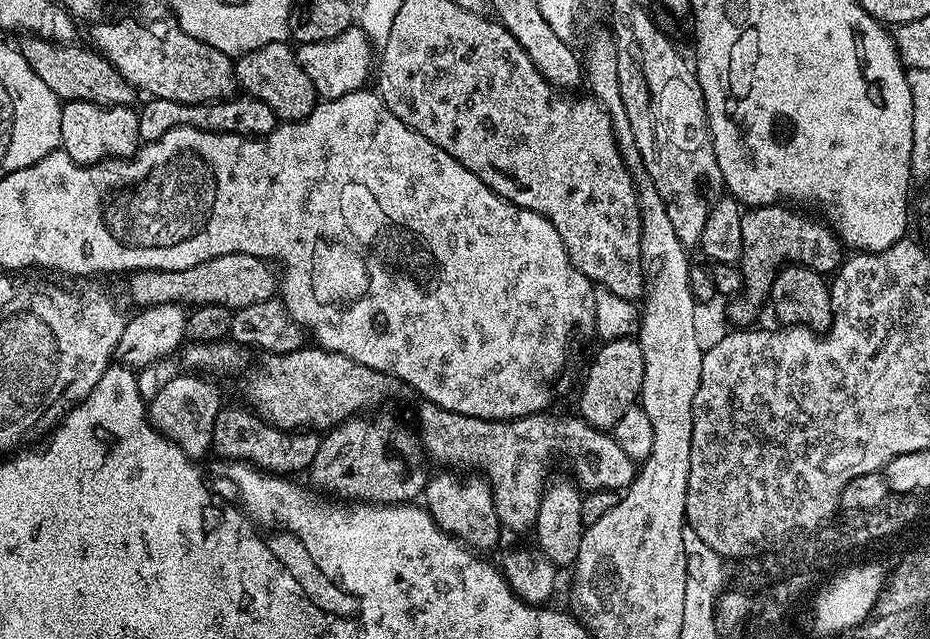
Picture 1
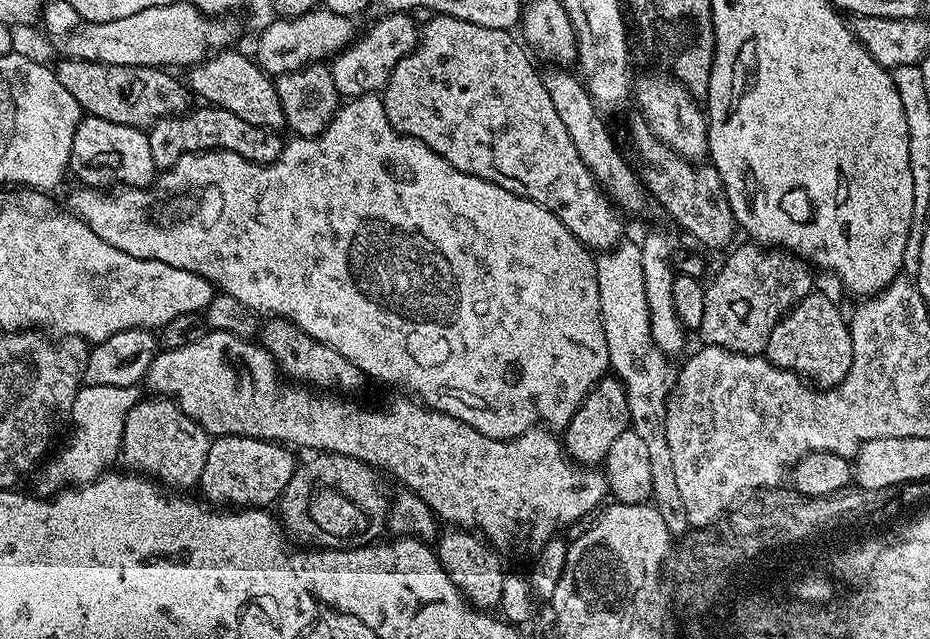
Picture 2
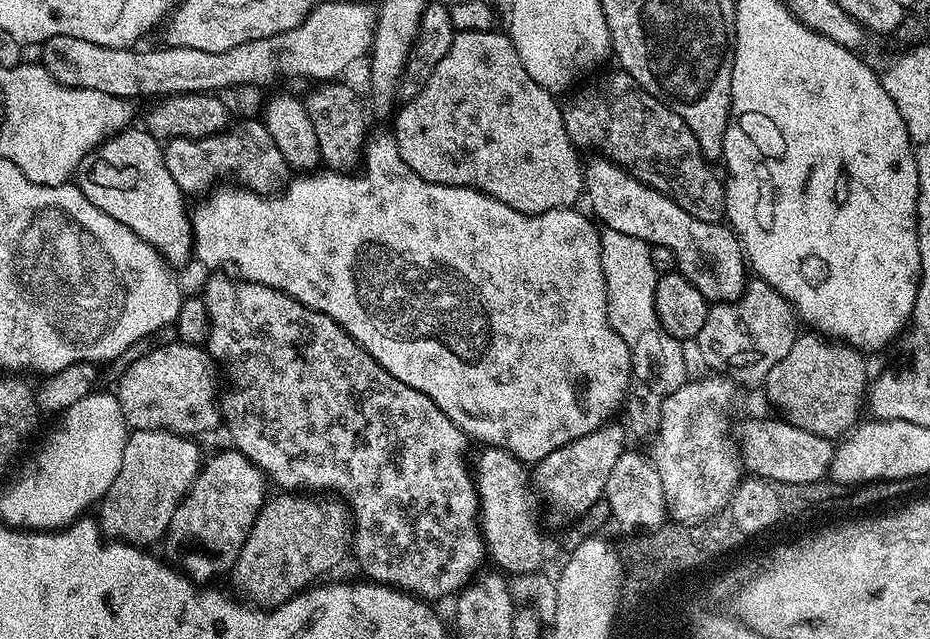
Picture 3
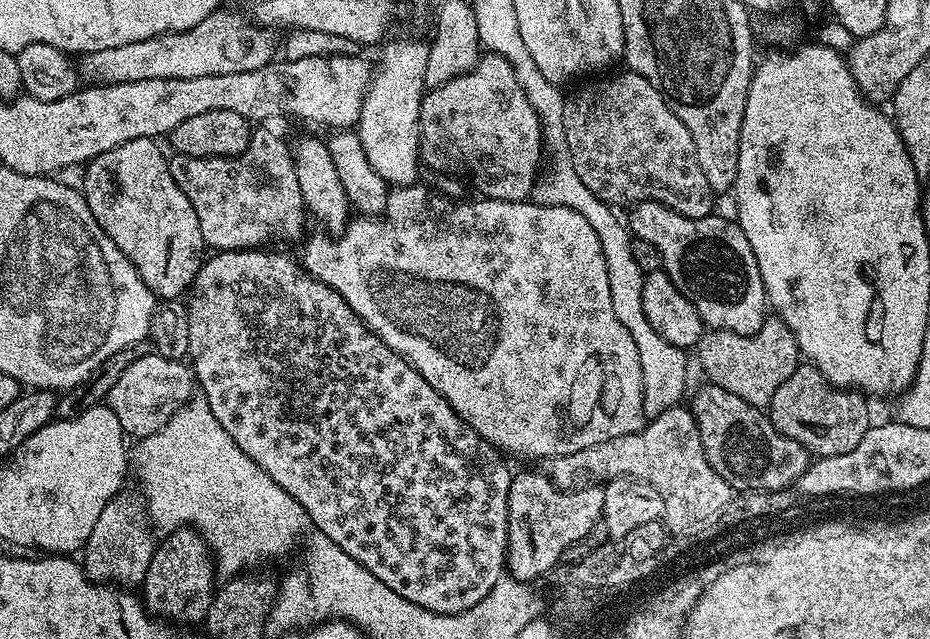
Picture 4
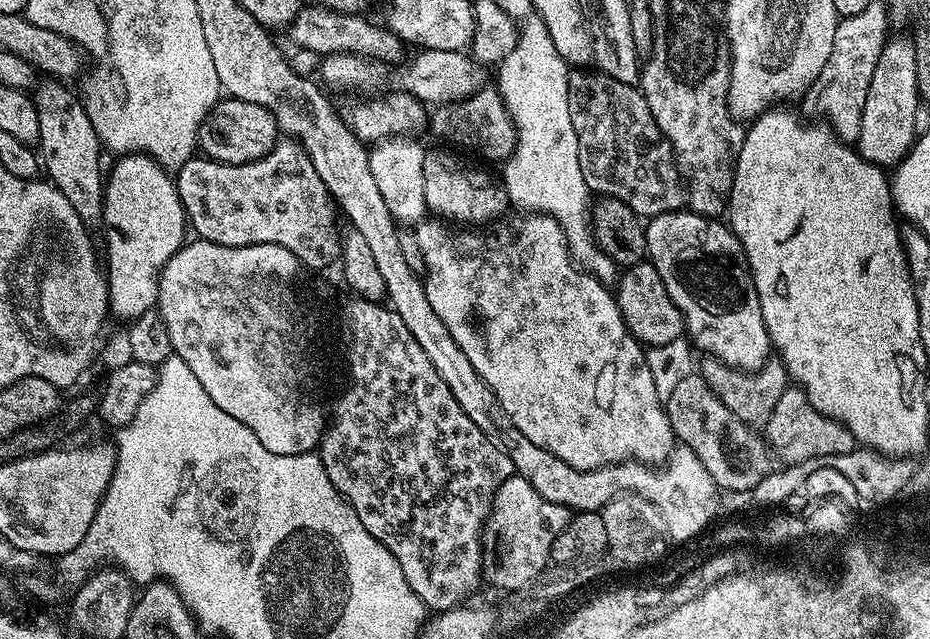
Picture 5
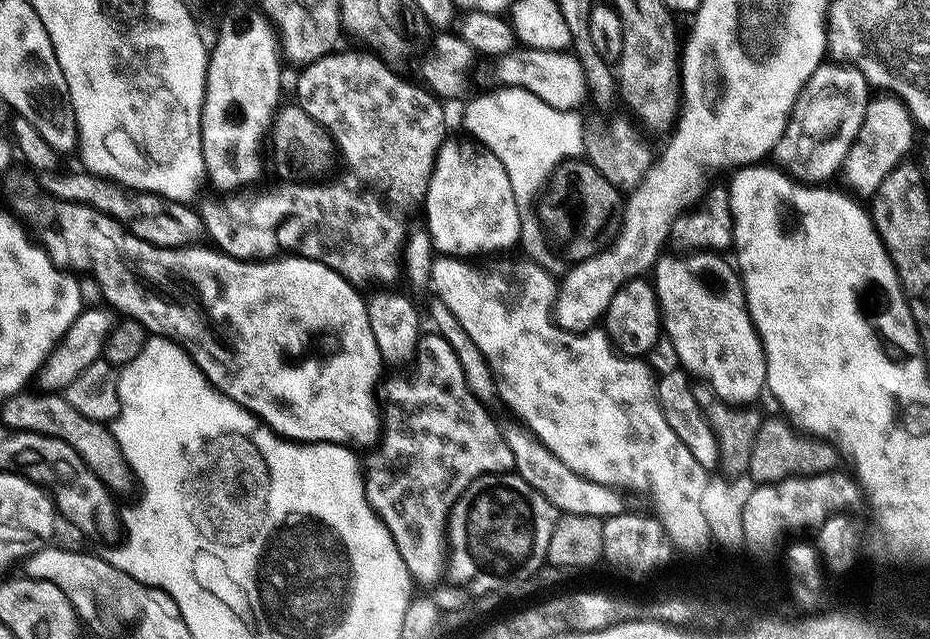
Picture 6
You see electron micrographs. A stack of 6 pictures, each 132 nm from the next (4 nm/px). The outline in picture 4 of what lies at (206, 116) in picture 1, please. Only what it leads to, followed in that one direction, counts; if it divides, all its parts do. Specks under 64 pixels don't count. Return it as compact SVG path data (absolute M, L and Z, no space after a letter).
M257 131L240 156L173 157L168 160L168 169L190 206L194 206L209 249L221 252L259 249L275 236L296 236L303 230L306 203L293 153L282 141Z

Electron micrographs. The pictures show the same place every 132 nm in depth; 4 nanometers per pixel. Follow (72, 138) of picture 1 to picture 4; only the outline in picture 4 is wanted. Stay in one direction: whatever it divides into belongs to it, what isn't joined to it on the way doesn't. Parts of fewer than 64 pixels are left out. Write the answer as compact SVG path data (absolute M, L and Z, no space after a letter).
M143 136L130 142L122 142L92 157L83 169L82 195L98 226L102 226L116 248L122 250L142 283L152 291L153 296L166 301L183 297L191 289L192 279L198 274L202 263L200 251L205 251L206 245L198 226L198 218L194 214L194 206L190 206L186 194L182 194L178 182L174 182L172 172L168 169L168 160L160 153L156 144L159 143L155 139Z

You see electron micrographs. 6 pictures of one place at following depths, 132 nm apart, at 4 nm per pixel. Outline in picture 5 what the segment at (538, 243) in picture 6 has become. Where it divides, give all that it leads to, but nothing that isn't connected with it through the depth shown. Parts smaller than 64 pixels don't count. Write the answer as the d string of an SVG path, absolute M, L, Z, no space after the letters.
M537 11L528 16L528 24L518 28L518 32L528 32L521 40L516 41L520 48L514 46L516 56L507 60L508 68L498 68L498 91L504 100L506 110L511 114L516 127L516 148L503 165L502 183L508 192L508 203L514 209L524 208L525 213L553 216L564 230L568 243L568 252L572 261L584 272L608 282L617 275L618 265L596 245L590 229L590 193L582 178L582 166L578 166L578 134L574 134L574 122L570 122L570 102L568 101L568 73L570 65L555 49L552 35L544 25Z

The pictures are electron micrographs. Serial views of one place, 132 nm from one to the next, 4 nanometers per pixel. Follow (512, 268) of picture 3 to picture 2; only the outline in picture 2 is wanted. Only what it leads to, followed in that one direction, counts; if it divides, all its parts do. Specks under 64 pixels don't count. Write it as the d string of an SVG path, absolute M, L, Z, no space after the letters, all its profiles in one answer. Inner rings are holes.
M379 95L357 96L349 99L347 102L341 103L340 107L336 110L335 118L329 122L328 129L325 132L310 137L296 136L292 138L292 141L289 139L285 143L282 154L273 164L253 164L251 160L242 158L233 152L227 152L225 148L218 148L211 152L188 152L186 155L180 156L178 162L174 162L174 166L161 171L147 188L121 187L117 191L120 192L117 196L114 194L115 191L112 190L104 191L87 186L80 186L77 189L77 192L72 196L71 211L79 216L80 219L85 220L90 226L90 230L94 230L94 234L98 234L100 238L106 242L110 242L110 246L114 246L134 258L166 262L175 268L196 272L202 278L209 280L223 295L238 298L238 302L242 302L242 306L246 306L253 313L268 312L264 314L271 314L273 317L286 319L291 324L297 324L302 331L310 334L310 338L314 338L318 342L330 346L342 354L350 363L358 366L360 371L367 377L371 379L372 377L380 378L390 384L406 386L418 393L419 395L414 394L427 407L437 412L445 413L447 416L458 418L462 422L466 422L467 425L474 426L474 430L478 430L495 440L515 440L523 432L529 432L531 428L537 426L547 426L552 430L567 428L568 423L574 418L576 411L582 406L586 394L590 394L592 387L600 380L605 379L606 373L609 371L610 365L608 362L608 351L606 350L606 334L604 333L602 318L600 317L596 256L593 255L582 241L574 238L574 234L570 234L570 230L566 230L566 226L562 226L562 222L557 216L550 214L550 210L546 210L542 206L538 206L518 194L510 194L510 190L502 190L502 186L491 184L477 176L471 176L465 172L458 171L454 166L450 166L450 162L446 162L446 158L434 154L434 150L427 148L421 140L415 140L413 136L403 136L401 132L395 132L386 118L384 101ZM398 290L402 290L404 294L408 294L406 304L398 304L398 300L394 300L394 296L398 294Z

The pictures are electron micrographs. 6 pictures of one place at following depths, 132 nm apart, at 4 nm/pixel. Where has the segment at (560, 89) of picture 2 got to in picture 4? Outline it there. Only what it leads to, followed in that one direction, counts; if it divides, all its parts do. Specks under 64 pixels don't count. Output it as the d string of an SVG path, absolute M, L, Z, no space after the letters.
M652 200L635 205L631 212L631 235L635 239L650 242L659 250L663 271L668 273L674 286L678 286L678 290L682 290L682 294L686 294L686 298L694 302L698 314L709 329L749 336L764 325L766 319L764 308L769 307L769 302L764 291L762 274L758 270L758 258L754 258L754 250L735 219L723 220L719 214L713 214L691 220L670 210L666 205L656 204Z

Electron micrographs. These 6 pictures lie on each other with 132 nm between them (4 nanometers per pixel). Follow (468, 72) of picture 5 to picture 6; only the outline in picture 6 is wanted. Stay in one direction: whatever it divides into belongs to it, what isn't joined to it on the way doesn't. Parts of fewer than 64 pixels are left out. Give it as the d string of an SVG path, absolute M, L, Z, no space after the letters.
M518 46L512 50L487 59L476 70L477 80L486 86L522 88L541 98L555 109L575 111L588 91L585 74L578 60L569 51L546 51Z

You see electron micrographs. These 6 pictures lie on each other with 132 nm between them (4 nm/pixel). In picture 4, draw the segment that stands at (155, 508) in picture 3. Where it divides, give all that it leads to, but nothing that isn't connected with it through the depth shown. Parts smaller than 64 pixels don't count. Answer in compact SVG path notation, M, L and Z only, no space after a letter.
M120 500L107 504L90 532L90 538L82 549L82 567L92 583L115 584L124 588L143 585L146 569L156 549L157 541L147 521L136 518Z

